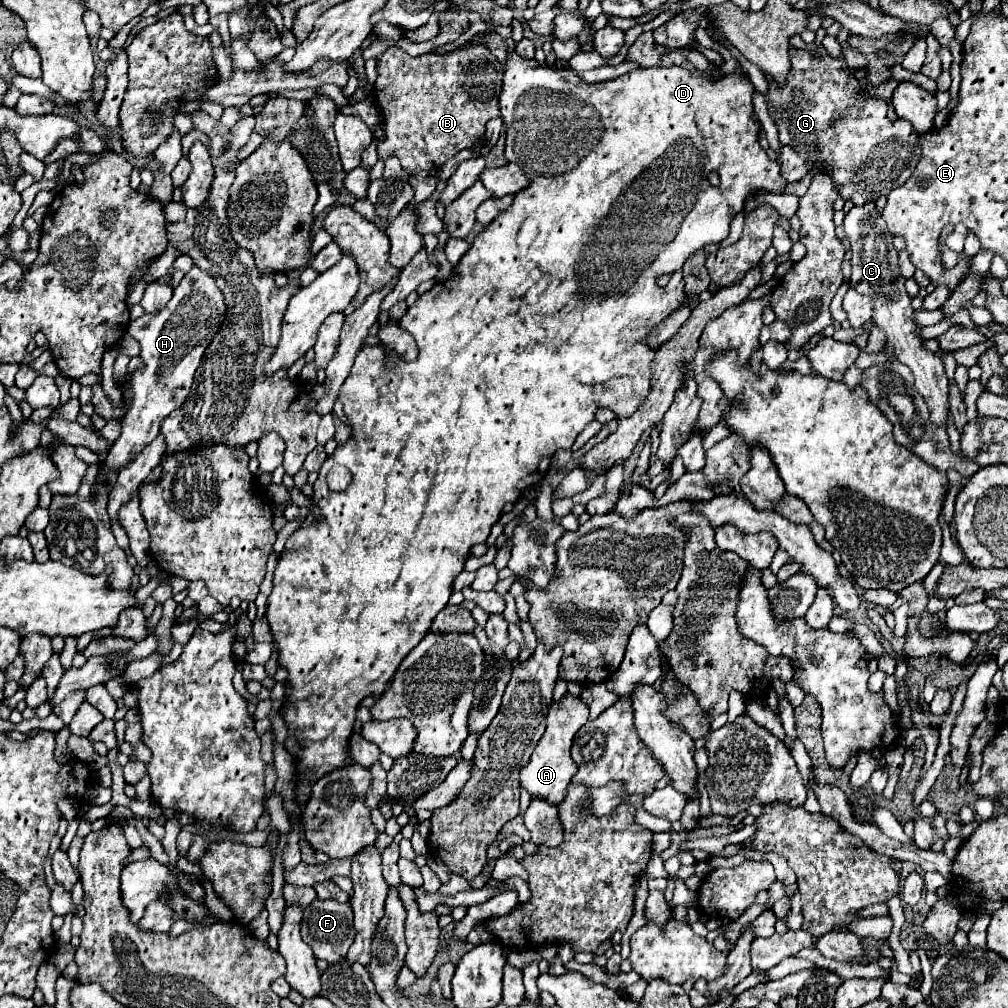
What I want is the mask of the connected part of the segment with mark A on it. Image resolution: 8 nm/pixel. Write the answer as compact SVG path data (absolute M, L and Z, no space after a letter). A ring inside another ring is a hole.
M565 693L563 699L553 701L549 707L549 717L547 717L547 729L543 737L539 739L531 761L521 769L521 785L531 793L531 797L543 797L551 805L559 805L565 795L567 795L567 785L571 777L575 775L577 763L571 759L571 743L575 733L589 721L589 707L571 693Z

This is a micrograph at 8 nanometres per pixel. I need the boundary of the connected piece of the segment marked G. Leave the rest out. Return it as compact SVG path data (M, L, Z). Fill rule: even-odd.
M851 35L849 45L861 49L867 57L867 65L853 71L847 67L845 59L833 59L825 49L821 49L819 57L793 49L789 53L793 67L787 75L787 85L779 87L769 81L767 103L771 119L779 127L779 141L791 145L813 165L823 161L839 195L851 199L855 205L889 195L891 189L911 177L921 154L919 134L912 125L900 118L893 122L887 117L887 101L897 87L897 81L889 73L889 65L901 63L915 39L907 35L903 43L893 41L895 37L865 39ZM877 49L885 49L891 59L877 59Z

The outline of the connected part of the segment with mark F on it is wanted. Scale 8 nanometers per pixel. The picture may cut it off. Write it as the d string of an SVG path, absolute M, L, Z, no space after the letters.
M315 899L307 907L303 907L303 921L301 921L301 937L303 941L313 949L317 959L325 961L339 961L343 955L347 955L351 943L353 943L353 911L349 903L339 903L335 899Z

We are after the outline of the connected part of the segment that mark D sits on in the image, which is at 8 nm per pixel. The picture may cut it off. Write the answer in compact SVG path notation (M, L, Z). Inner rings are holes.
M517 53L507 55L505 77L503 77L503 91L501 91L501 99L499 99L501 117L503 117L505 127L507 127L505 159L517 163L517 165L523 169L523 173L529 177L529 187L521 189L521 193L515 195L511 207L509 207L507 211L503 211L499 217L495 217L495 219L493 219L493 221L491 221L491 223L489 223L489 225L487 225L487 227L475 237L471 249L465 253L465 257L463 257L463 259L459 261L459 265L455 267L453 277L447 279L447 281L437 283L437 285L435 285L431 291L427 291L425 295L419 295L417 303L415 303L413 307L409 307L407 313L401 317L399 325L401 325L403 329L407 329L407 331L415 337L417 347L419 347L419 357L417 357L415 361L411 361L411 363L405 363L405 361L403 361L403 363L399 363L399 365L391 365L391 367L389 367L389 365L385 365L385 361L383 361L385 355L383 355L383 349L381 349L381 347L363 345L363 347L359 349L359 353L357 353L357 357L355 357L355 365L353 365L353 369L349 371L349 377L345 379L345 383L343 383L343 387L341 387L341 393L339 393L339 401L343 403L343 411L345 411L345 415L349 417L351 439L349 439L345 445L339 445L337 451L333 453L333 457L327 457L327 459L325 459L325 463L323 463L323 467L321 467L321 471L319 471L319 479L317 479L317 483L313 485L313 489L315 489L313 501L321 507L321 513L323 513L327 519L325 519L323 523L313 523L313 525L309 525L309 527L299 527L299 529L287 539L285 549L283 549L281 559L279 559L279 565L277 565L277 569L275 569L273 591L271 591L271 595L269 595L269 607L267 607L267 613L265 613L265 615L267 615L267 621L269 621L269 625L271 625L271 633L273 633L275 641L277 641L277 649L279 649L279 665L289 669L289 683L291 683L291 687L293 687L293 689L291 689L291 695L289 695L289 699L287 699L287 707L285 707L285 711L283 711L283 719L285 719L287 729L289 729L289 737L287 737L287 743L285 743L285 745L287 745L287 751L289 751L293 757L297 757L297 761L299 761L299 765L297 765L297 773L299 773L299 775L311 769L311 781L309 781L309 783L301 783L301 785L297 785L297 793L299 793L299 801L301 801L301 805L305 805L305 801L309 799L311 785L313 785L319 777L323 777L325 773L329 773L329 771L333 771L333 769L339 769L341 765L349 763L349 757L345 755L345 751L347 751L347 739L349 739L349 735L353 733L353 721L355 721L355 709L357 709L357 705L359 705L361 699L367 697L367 695L379 695L379 693L383 693L387 681L395 675L399 663L401 663L401 661L405 659L405 655L407 655L407 653L409 653L409 651L411 651L411 649L413 649L413 647L425 637L425 633L429 631L431 621L435 619L435 615L447 605L447 601L449 601L449 597L451 597L451 583L453 583L453 579L463 571L463 563L465 563L465 559L469 557L469 549L471 549L473 545L477 545L477 543L485 543L485 539L487 539L491 527L497 523L497 519L499 519L499 515L501 515L501 511L503 511L503 505L509 503L509 501L515 503L515 501L521 497L523 491L527 491L527 489L531 489L533 485L537 485L539 481L543 481L543 477L547 475L549 463L551 463L551 455L553 455L557 449L571 449L575 437L583 431L583 427L585 427L589 421L593 421L595 411L597 411L599 407L609 407L609 409L613 409L613 411L617 413L617 417L627 417L627 415L635 413L637 407L645 401L645 397L649 395L651 363L653 363L653 357L655 357L655 353L657 353L657 349L651 347L651 345L647 343L647 339L649 339L649 335L653 333L653 329L659 327L659 323L663 323L669 315L673 315L673 313L675 313L677 309L681 309L681 305L685 303L685 297L687 297L687 295L685 295L685 281L683 281L683 265L685 265L687 257L691 257L693 253L701 251L701 249L707 247L707 245L717 245L717 243L721 243L721 241L729 235L729 225L731 225L733 217L735 217L737 213L743 211L745 199L747 199L751 193L755 193L755 191L783 193L783 191L785 191L787 181L785 181L783 175L781 175L781 165L779 165L777 161L773 161L773 159L769 159L767 153L765 153L765 151L761 149L761 145L759 145L759 131L761 131L761 125L759 125L757 121L753 121L753 117L755 117L755 109L753 109L753 93L755 93L755 85L751 83L751 79L747 77L747 73L745 73L741 67L735 69L733 73L725 73L721 65L715 65L715 69L719 71L719 77L717 77L717 79L713 79L709 73L697 73L697 69L691 69L691 71L689 71L689 69L685 69L685 67L665 67L665 69L663 69L663 67L647 67L647 69L637 67L637 69L633 69L633 71L629 71L627 75L621 75L621 77L617 77L617 79L603 81L603 83L593 83L593 85L591 85L591 83L585 83L583 79L579 79L579 77L577 77L573 71L569 71L567 67L557 69L557 67L549 67L549 65L539 65L535 59L525 59L525 57L519 57ZM711 171L717 171L717 173L719 173L719 179L721 179L719 187L709 185L709 181L707 181L707 173L711 173ZM665 273L671 275L671 281L669 281L667 287L659 287L659 285L657 285L657 277L661 277L661 275L665 275ZM333 465L345 465L345 467L353 473L353 481L351 481L351 485L349 485L343 493L335 493L335 491L331 491L331 489L327 487L325 477L327 477L327 473L329 473L329 469L331 469Z

